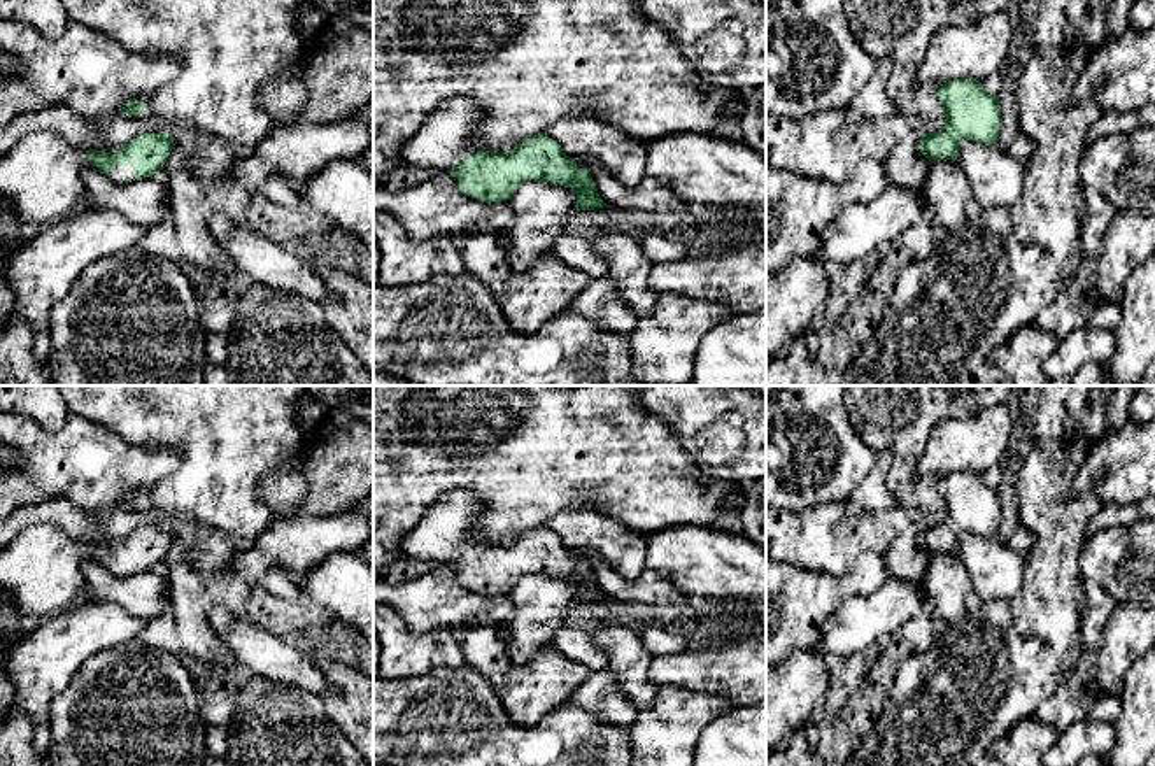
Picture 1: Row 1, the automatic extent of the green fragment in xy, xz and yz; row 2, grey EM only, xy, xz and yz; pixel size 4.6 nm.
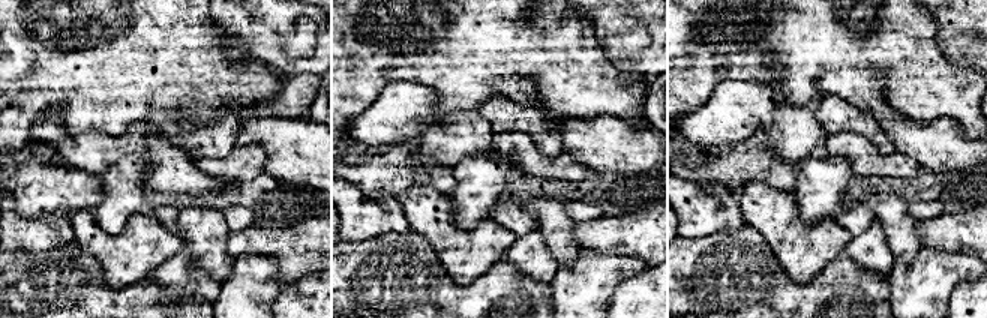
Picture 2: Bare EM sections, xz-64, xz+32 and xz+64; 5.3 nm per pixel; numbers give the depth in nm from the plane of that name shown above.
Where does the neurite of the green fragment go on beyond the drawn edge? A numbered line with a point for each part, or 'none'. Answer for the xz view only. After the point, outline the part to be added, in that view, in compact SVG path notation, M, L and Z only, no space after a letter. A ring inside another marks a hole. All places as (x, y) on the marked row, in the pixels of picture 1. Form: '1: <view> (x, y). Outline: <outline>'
1: xz (442, 141). Outline: M468 98L442 102L403 145L403 165L449 172L477 149L470 137L478 124L480 107Z

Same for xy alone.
1: xy (118, 172). Outline: M119 165L110 167L110 175L112 175L112 181L116 181L116 182L121 182L121 181L130 182L137 177L131 165L128 165L128 167L119 167Z

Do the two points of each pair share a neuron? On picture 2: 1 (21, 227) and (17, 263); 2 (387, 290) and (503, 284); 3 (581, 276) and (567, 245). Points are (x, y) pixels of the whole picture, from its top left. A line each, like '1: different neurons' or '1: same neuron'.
1: different neurons
2: same neuron
3: different neurons

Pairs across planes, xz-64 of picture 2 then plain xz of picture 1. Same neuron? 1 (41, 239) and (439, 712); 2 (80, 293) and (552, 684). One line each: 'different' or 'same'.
1: different
2: different

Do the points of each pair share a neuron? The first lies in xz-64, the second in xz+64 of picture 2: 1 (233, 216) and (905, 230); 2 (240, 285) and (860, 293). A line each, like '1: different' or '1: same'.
1: different
2: different

